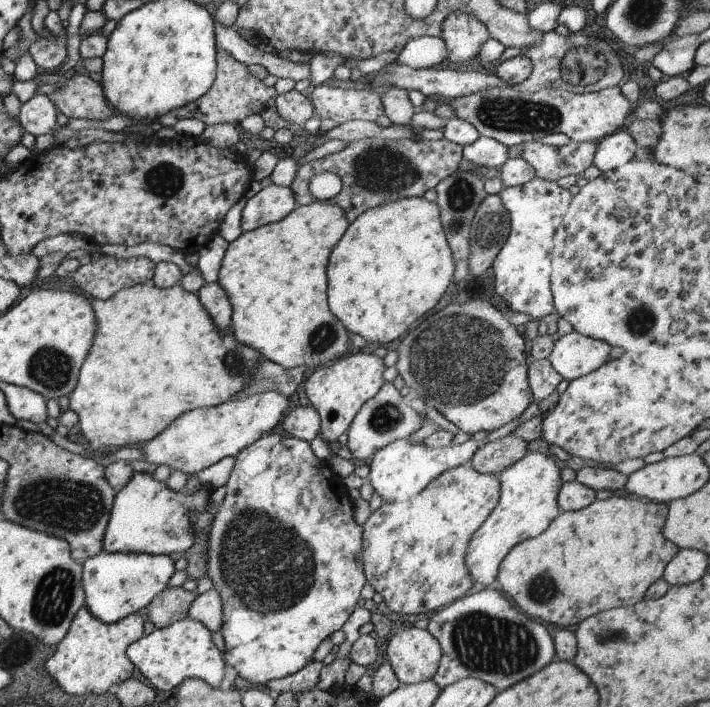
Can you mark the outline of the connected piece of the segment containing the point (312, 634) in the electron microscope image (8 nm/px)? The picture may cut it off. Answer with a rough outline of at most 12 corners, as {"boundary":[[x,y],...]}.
{"boundary":[[308,442],[235,455],[204,571],[224,664],[265,685],[366,583]]}

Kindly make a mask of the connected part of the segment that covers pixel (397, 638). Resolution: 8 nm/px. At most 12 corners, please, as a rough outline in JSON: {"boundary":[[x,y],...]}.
{"boundary":[[416,627],[385,652],[404,685],[431,679],[441,658],[435,637]]}

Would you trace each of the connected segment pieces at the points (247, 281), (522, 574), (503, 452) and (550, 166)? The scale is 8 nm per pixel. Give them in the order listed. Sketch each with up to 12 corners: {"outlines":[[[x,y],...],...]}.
{"outlines":[[[327,200],[227,245],[237,343],[283,368],[348,354],[325,264]],[[668,503],[559,514],[496,579],[563,628],[643,600]],[[508,433],[479,447],[467,462],[498,475],[527,453],[525,439]],[[531,140],[521,157],[535,177],[555,181],[592,164],[594,141],[562,147]]]}

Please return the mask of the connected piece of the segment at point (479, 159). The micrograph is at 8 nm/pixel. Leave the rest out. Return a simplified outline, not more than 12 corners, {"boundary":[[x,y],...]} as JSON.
{"boundary":[[479,135],[462,146],[462,158],[477,166],[499,170],[507,147]]}

